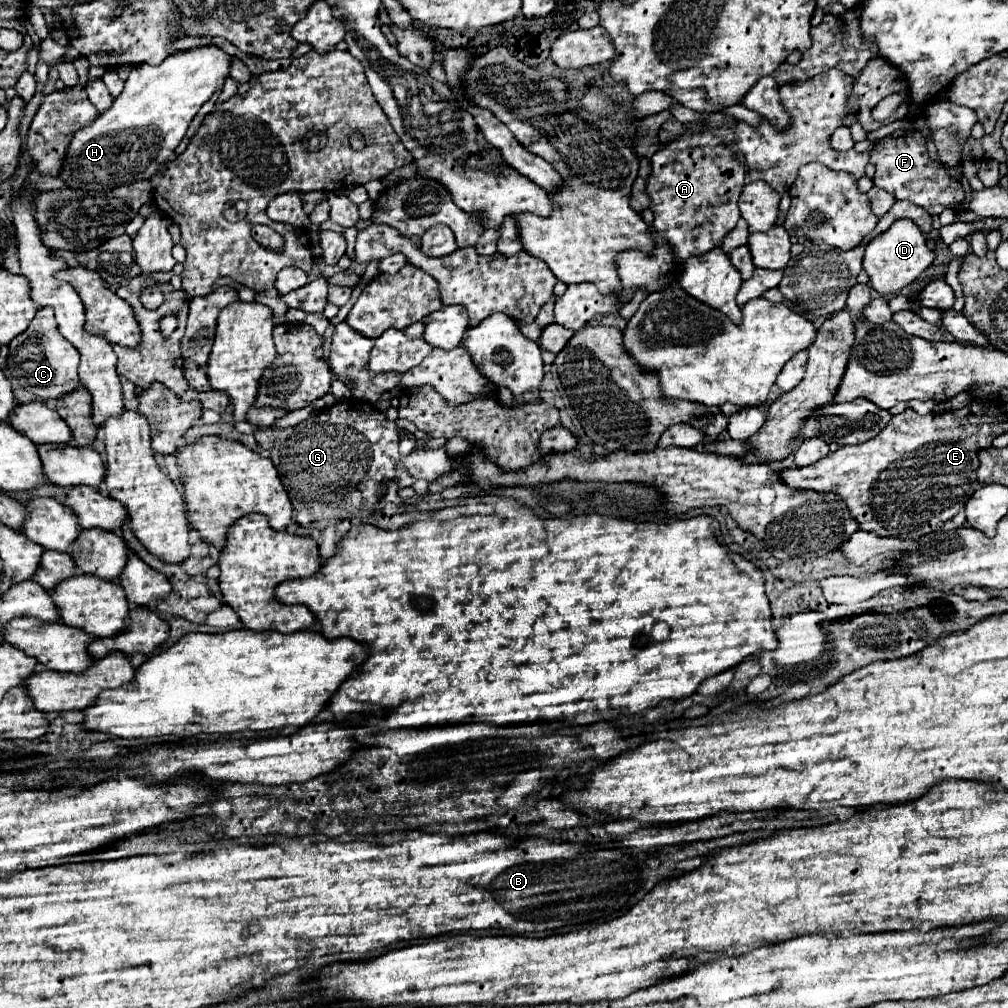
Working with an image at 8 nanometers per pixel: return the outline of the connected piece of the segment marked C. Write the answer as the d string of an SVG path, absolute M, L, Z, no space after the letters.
M50 307L40 309L32 319L30 327L22 335L12 339L6 361L12 377L16 377L26 391L30 391L42 401L60 399L68 391L74 391L80 383L78 379L80 353L58 333L54 311Z

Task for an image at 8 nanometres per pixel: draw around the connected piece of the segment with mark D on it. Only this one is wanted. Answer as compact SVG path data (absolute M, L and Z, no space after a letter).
M900 219L884 235L868 243L862 265L864 271L870 275L872 289L876 289L880 295L892 295L910 285L924 269L932 265L932 261L934 261L934 251L926 247L922 231L910 219Z

